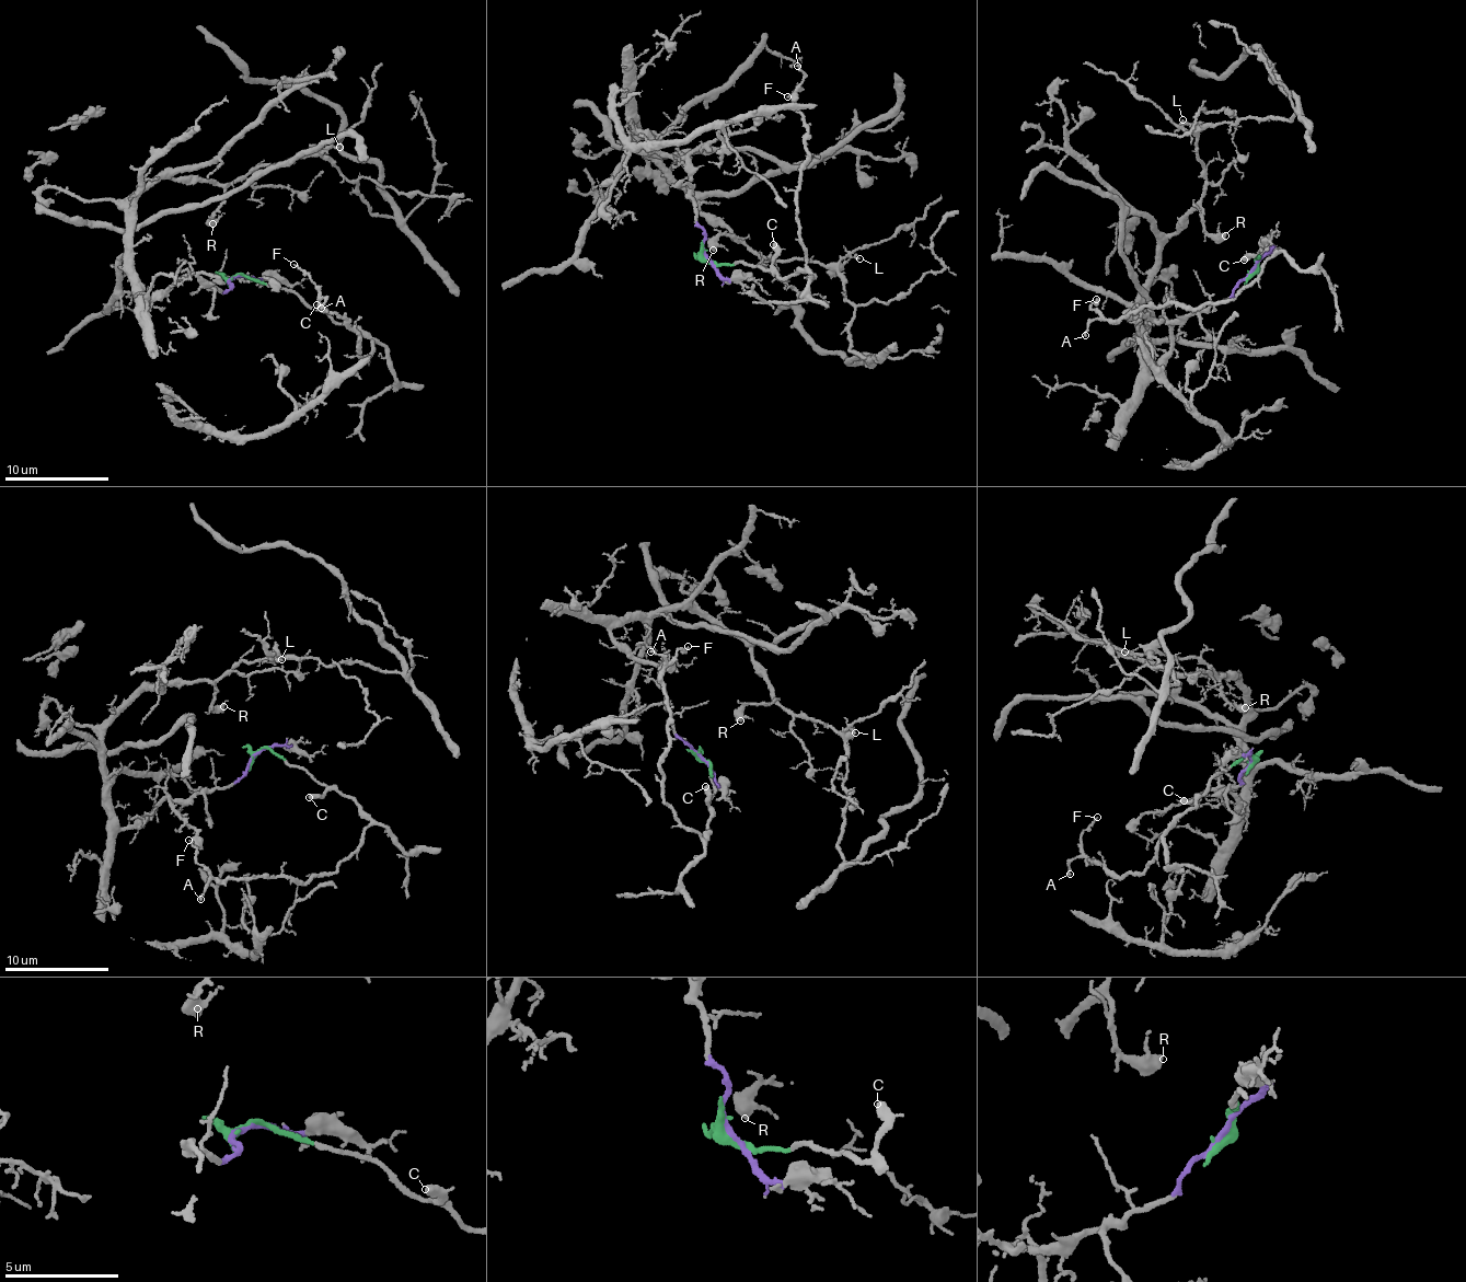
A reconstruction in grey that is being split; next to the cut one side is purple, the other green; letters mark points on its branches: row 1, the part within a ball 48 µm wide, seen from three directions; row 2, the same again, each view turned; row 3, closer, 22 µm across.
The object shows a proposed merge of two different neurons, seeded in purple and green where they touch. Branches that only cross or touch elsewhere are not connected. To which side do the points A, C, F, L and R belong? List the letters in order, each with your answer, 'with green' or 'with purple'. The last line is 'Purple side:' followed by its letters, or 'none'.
A: with green
C: with green
F: with green
L: with purple
R: with purple
Purple side: L, R

